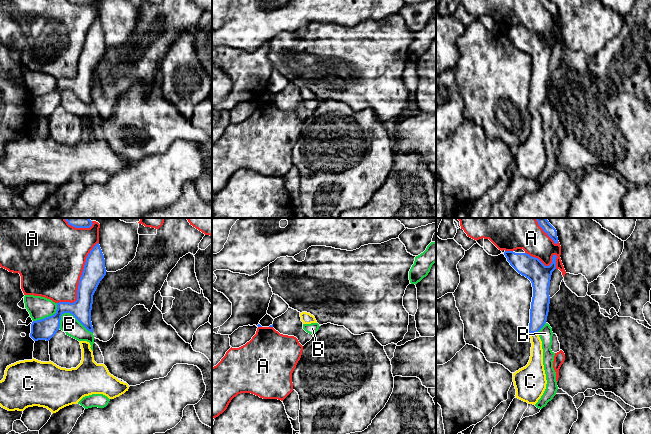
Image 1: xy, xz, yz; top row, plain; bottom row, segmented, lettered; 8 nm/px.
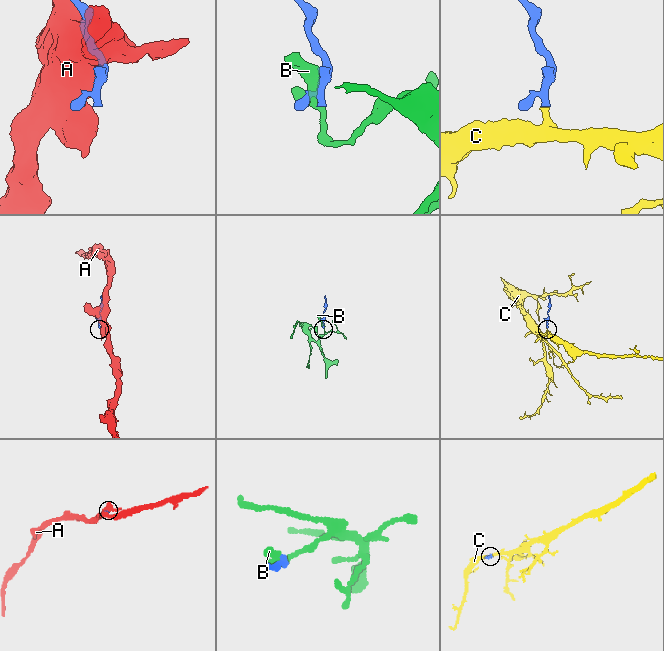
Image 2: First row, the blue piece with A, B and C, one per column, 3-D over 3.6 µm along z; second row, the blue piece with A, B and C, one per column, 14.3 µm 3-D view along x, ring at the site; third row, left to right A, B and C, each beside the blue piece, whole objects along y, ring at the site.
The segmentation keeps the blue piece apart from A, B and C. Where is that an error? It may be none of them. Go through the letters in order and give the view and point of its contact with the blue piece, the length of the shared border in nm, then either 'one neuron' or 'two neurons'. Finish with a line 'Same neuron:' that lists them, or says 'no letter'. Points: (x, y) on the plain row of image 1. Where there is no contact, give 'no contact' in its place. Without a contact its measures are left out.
A: contact xy (79, 56); length 600 nm; two neurons
B: contact xy (77, 95); length 300 nm; two neurons
C: contact yz (533, 108); length 70 nm; one neuron
Same neuron: C

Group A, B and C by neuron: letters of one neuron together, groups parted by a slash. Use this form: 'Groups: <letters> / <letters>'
Groups: A / B / C

